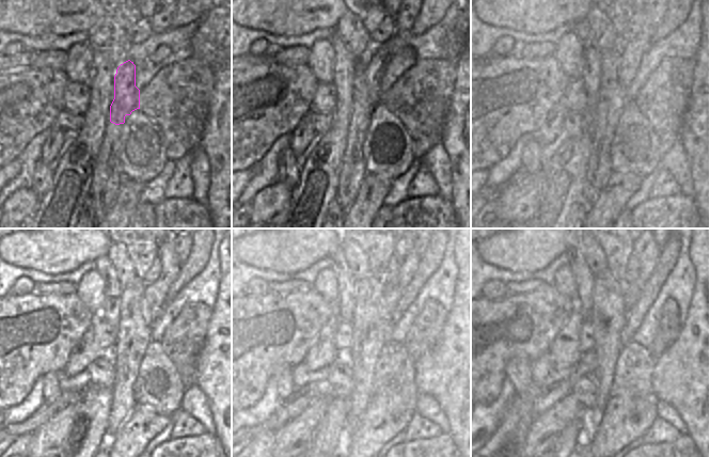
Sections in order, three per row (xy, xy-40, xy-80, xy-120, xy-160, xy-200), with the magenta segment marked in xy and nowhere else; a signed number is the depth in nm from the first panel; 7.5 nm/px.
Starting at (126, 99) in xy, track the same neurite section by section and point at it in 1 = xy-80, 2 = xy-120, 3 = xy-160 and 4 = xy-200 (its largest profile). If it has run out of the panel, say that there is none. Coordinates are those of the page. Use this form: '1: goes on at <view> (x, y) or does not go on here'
1: goes on at xy-80 (631, 51)
2: goes on at xy-120 (155, 293)
3: goes on at xy-160 (408, 259)
4: goes on at xy-200 (646, 250)

